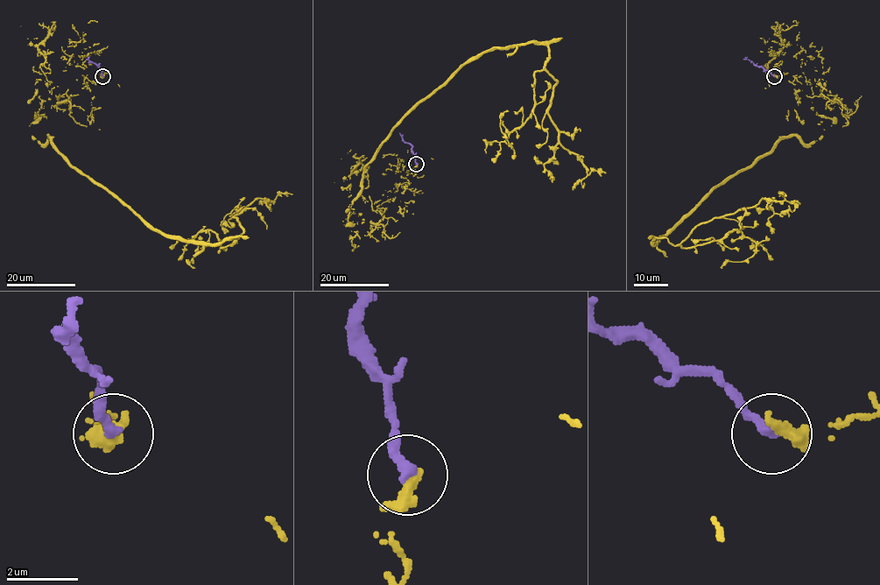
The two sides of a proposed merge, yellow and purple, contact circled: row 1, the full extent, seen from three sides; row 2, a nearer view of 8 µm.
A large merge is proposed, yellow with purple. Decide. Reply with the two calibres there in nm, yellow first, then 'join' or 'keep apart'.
calibres 420 and 280 nm; join

